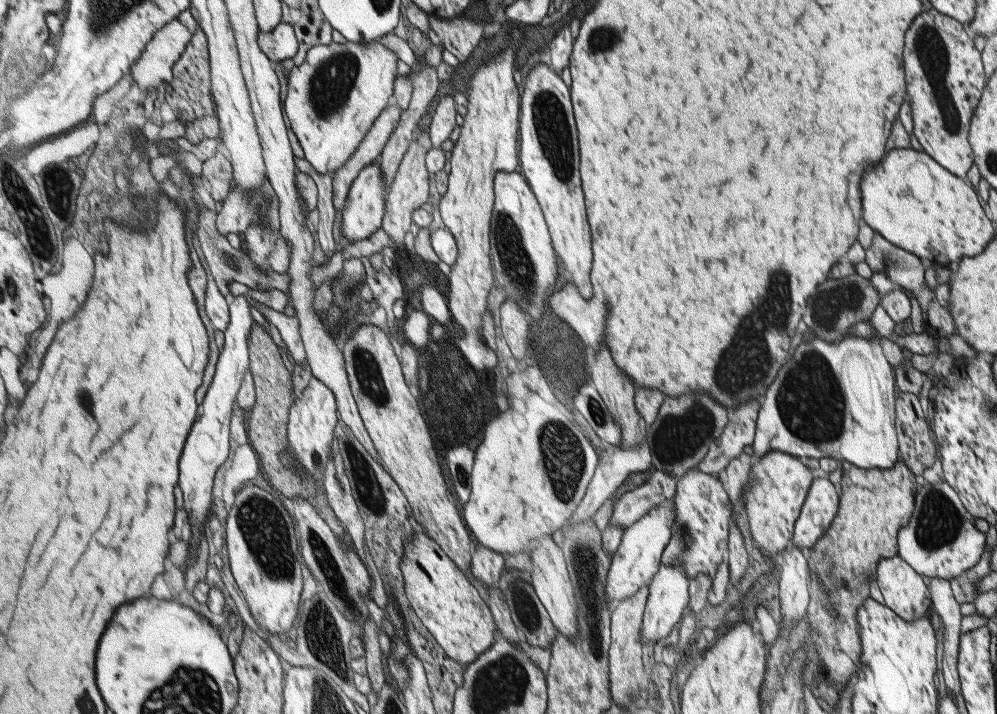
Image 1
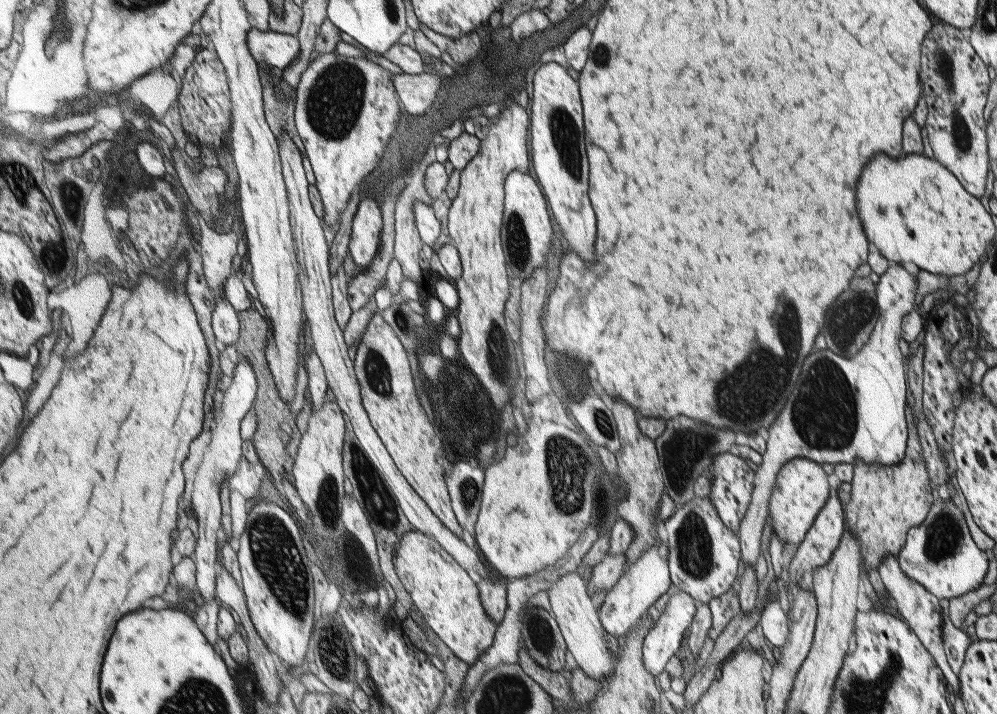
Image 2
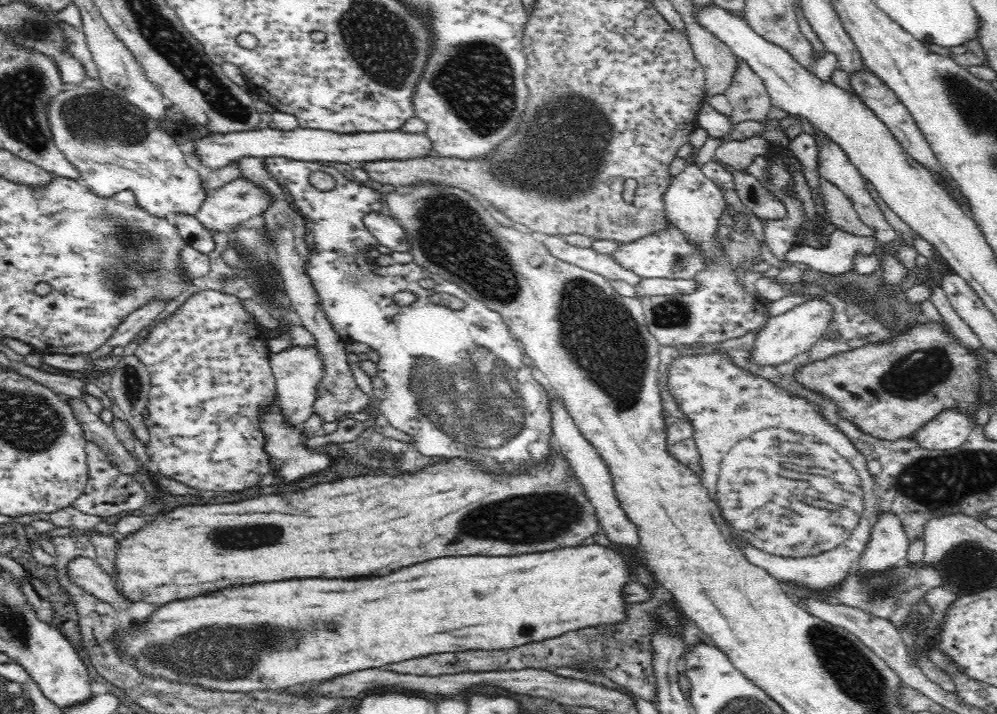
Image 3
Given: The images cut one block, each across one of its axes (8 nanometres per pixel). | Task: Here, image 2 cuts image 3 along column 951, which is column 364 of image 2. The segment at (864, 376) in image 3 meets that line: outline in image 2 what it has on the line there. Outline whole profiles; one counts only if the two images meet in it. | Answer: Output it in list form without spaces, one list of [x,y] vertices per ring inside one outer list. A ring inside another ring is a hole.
[[[380,312],[370,319],[353,362],[363,407],[389,456],[442,524],[462,539],[462,525],[456,522],[456,512],[452,512],[447,482],[444,482],[444,452],[440,438],[434,434],[434,426],[418,402],[406,350]]]

